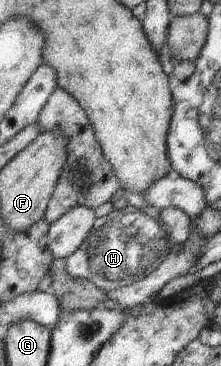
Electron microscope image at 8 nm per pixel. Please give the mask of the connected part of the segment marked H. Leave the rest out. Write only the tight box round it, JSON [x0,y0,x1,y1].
[64,206,174,291]

